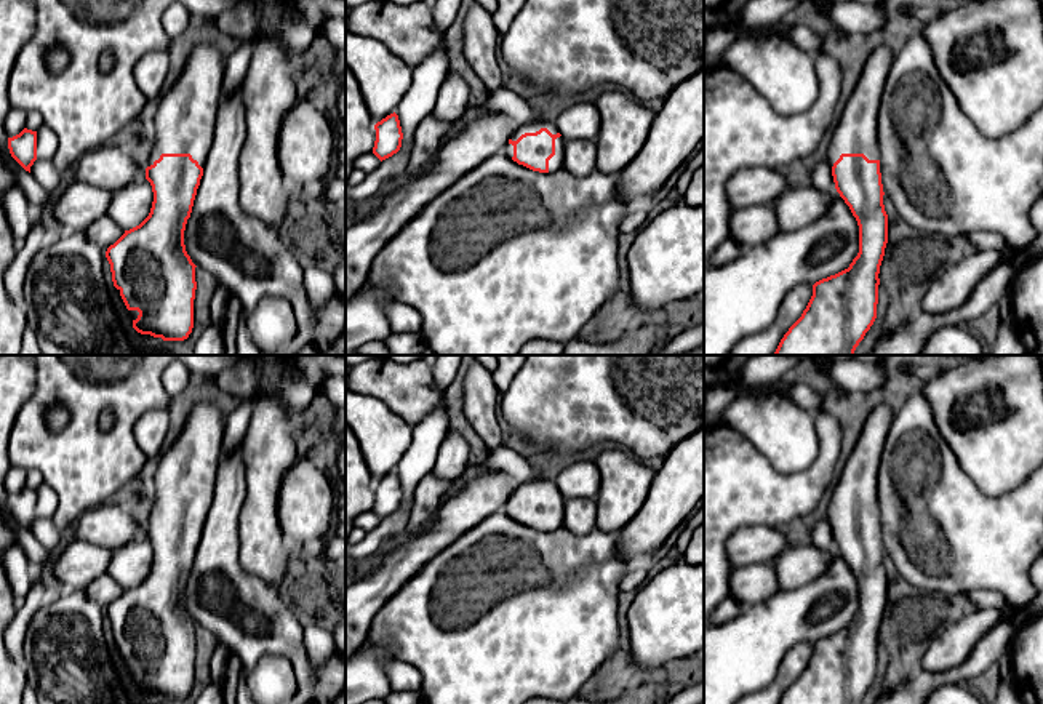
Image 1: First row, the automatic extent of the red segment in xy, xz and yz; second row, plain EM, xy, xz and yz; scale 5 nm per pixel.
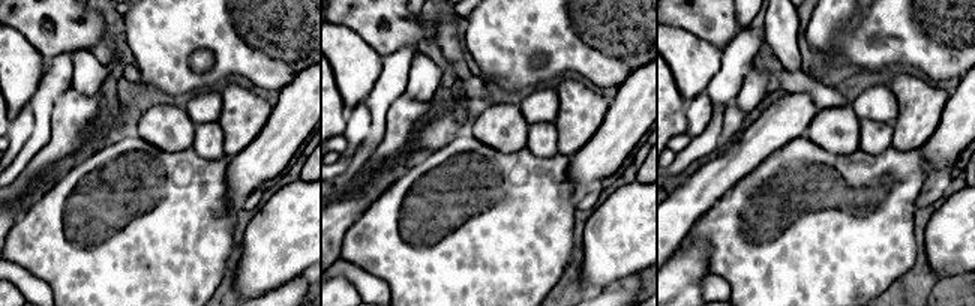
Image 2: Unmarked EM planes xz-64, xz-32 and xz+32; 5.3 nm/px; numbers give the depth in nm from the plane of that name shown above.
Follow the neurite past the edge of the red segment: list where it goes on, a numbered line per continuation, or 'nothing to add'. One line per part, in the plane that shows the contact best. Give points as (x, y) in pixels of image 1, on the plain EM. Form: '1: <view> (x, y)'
1: xz (533, 485)

